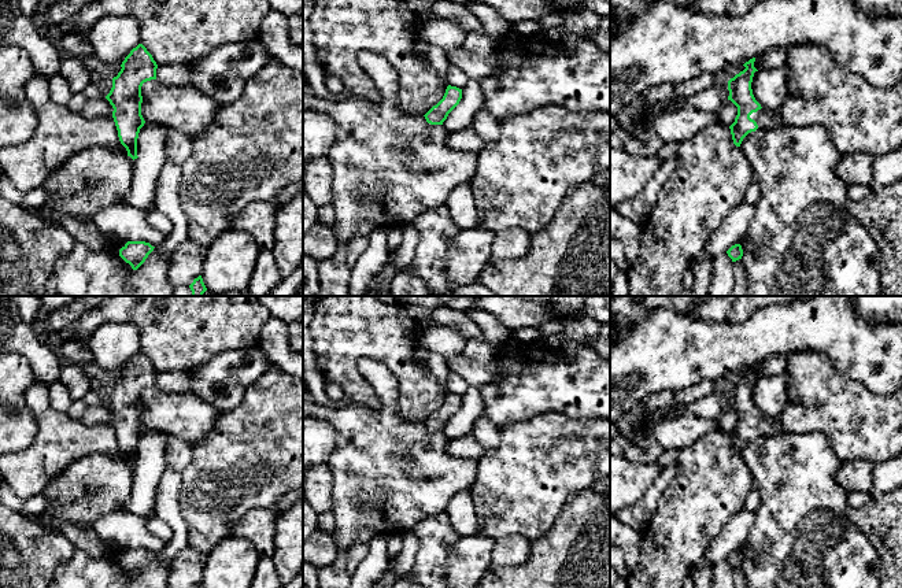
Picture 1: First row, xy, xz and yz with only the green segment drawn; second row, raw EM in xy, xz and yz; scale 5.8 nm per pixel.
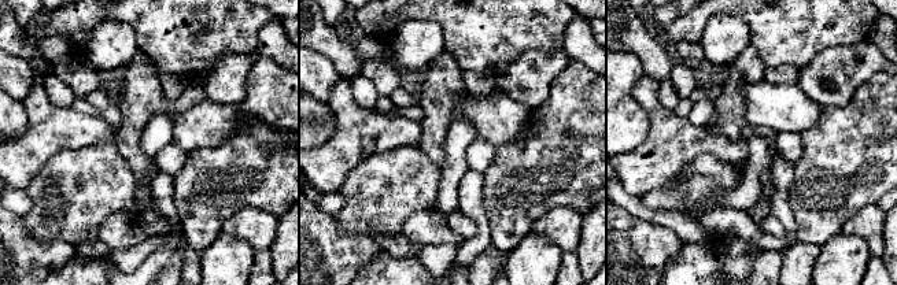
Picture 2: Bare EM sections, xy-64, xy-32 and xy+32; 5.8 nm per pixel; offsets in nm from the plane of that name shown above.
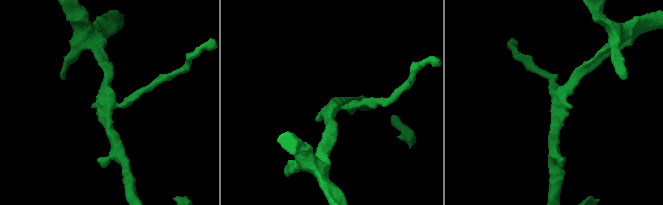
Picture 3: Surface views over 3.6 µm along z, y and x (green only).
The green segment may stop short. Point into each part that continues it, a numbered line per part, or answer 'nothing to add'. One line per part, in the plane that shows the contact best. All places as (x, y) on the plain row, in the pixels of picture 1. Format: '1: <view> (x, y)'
1: yz (765, 425)

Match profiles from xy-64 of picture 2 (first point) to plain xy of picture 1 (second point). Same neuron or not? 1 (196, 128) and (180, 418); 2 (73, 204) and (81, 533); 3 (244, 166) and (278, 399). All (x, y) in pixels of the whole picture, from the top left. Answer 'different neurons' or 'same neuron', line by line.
1: same neuron
2: different neurons
3: same neuron

